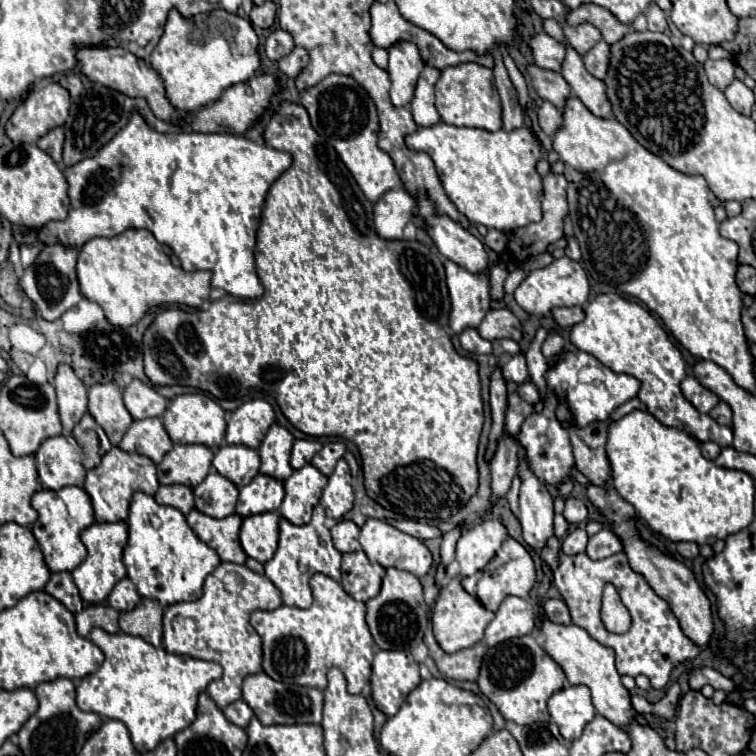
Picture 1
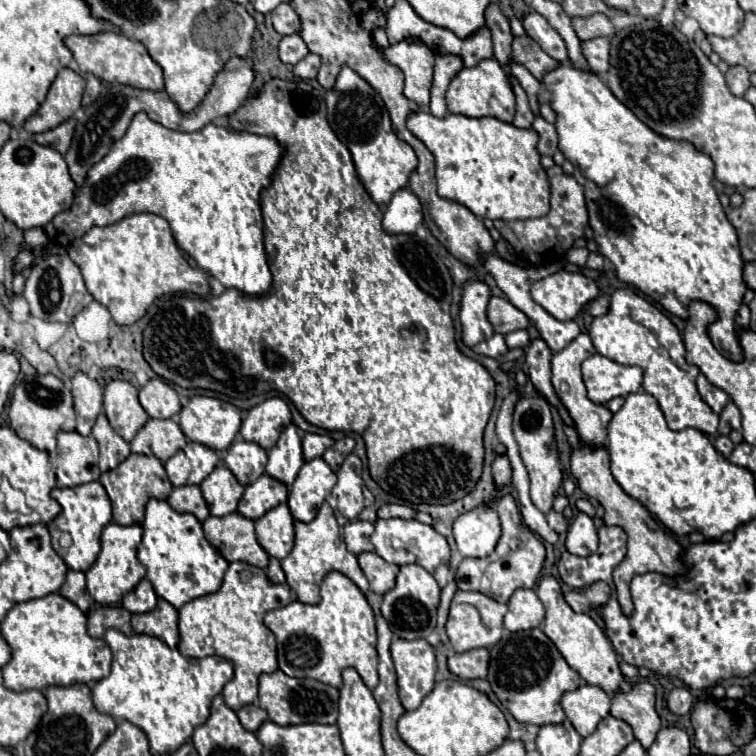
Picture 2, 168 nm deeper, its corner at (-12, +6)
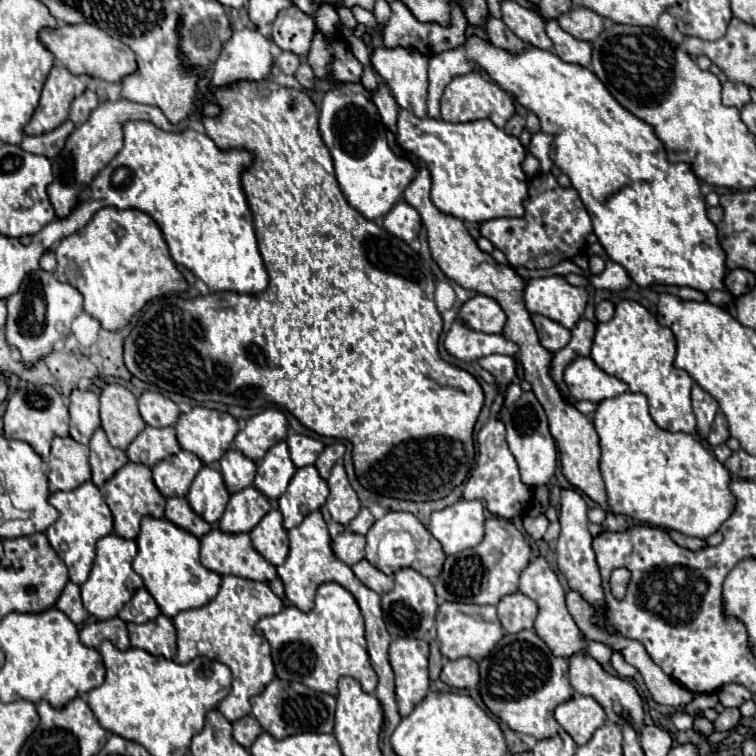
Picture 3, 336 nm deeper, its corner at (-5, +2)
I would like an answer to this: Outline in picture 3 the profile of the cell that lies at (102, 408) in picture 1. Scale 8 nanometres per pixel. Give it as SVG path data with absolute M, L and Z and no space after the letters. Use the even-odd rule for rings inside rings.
M107 384L101 392L101 428L115 448L125 450L147 426L137 410L137 398L119 384Z

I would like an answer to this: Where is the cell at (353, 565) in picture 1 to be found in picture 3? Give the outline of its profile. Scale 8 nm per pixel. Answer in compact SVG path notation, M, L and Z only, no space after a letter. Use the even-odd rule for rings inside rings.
M361 560L357 564L351 566L351 570L355 572L355 576L369 586L371 590L375 590L377 594L385 594L393 588L393 580L389 576L385 576L381 570L377 570L375 566L371 566L367 560Z

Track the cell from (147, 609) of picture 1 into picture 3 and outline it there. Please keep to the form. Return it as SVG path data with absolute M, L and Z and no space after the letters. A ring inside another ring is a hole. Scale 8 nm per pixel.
M159 614L155 620L145 624L127 624L131 646L147 650L153 656L175 658L177 644L175 644L175 626L171 618Z

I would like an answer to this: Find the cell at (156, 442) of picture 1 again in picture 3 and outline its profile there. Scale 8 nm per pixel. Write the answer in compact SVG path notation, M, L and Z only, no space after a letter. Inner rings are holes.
M145 426L145 430L129 444L127 448L127 458L131 462L141 462L145 466L155 466L157 462L177 454L181 450L177 438L175 438L175 428L153 428Z

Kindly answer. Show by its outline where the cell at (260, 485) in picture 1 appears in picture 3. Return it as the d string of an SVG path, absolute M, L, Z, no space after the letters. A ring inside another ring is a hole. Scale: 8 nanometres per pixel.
M249 486L231 496L227 510L217 526L223 532L231 534L249 532L269 510L271 510L271 500L265 498L265 494L261 494L255 486Z

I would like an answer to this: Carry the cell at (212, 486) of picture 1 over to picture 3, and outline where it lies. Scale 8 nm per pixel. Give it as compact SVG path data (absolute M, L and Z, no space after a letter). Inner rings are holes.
M203 466L189 488L187 500L203 520L217 524L227 508L229 490L225 488L225 482L217 470Z

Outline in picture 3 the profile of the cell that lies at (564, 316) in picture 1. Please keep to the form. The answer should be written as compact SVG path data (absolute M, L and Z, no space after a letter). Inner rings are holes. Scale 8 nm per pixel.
M603 300L601 304L595 306L595 318L597 318L597 322L607 322L609 318L613 318L613 314L615 314L615 306L609 300Z

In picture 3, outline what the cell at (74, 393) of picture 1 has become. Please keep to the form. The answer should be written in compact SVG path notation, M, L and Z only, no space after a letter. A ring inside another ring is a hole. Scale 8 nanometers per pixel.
M73 390L69 396L71 438L87 444L91 434L99 428L99 396L91 390Z

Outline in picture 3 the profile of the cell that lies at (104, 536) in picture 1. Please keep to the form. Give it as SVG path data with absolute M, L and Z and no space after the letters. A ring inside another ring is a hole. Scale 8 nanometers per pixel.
M107 534L97 542L97 558L95 558L93 570L87 578L87 582L81 586L83 604L89 614L93 614L97 620L109 620L109 618L117 616L117 612L123 608L123 604L131 600L133 592L143 586L141 576L135 574L131 568L135 554L137 554L135 540L127 540L117 534Z

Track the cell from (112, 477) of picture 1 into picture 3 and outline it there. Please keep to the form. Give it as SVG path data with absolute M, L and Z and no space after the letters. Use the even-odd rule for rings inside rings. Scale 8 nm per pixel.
M127 462L121 470L115 472L111 480L107 480L101 488L101 494L107 500L107 506L113 512L113 532L123 538L135 538L139 534L139 522L143 516L153 516L153 518L163 518L165 512L165 496L157 490L151 468L145 464L133 464Z

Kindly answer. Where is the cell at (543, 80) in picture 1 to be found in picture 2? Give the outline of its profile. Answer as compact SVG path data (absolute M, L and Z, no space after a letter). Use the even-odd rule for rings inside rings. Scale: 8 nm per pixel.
M526 34L512 38L512 60L526 66L538 80L544 76L544 70L552 70L552 66L556 66L556 60Z

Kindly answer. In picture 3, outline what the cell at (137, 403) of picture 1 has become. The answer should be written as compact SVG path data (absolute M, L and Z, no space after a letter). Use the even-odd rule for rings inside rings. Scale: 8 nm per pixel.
M143 392L139 396L139 412L149 426L171 426L179 418L179 408L173 400L159 392Z

